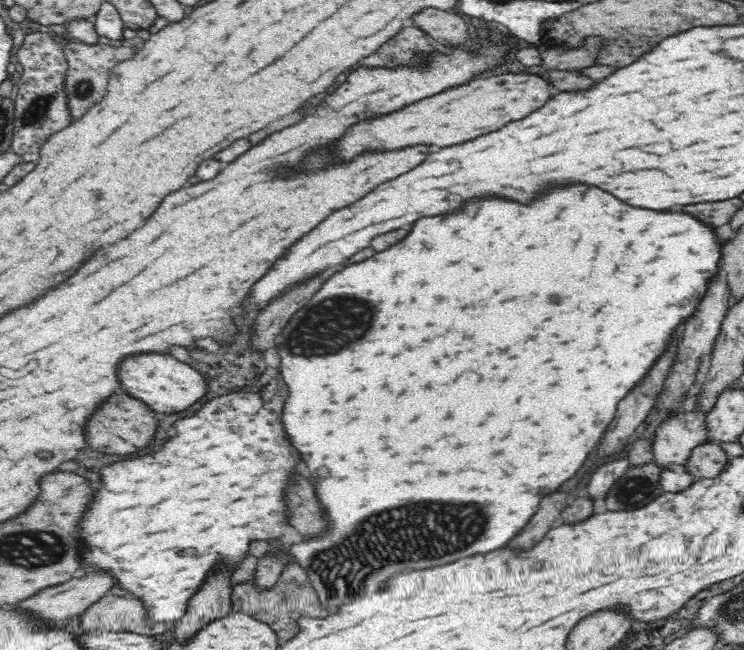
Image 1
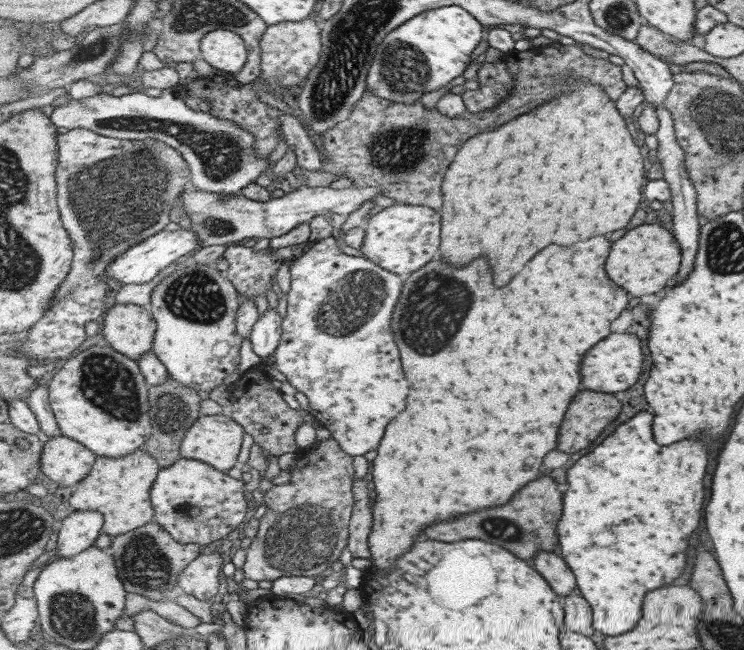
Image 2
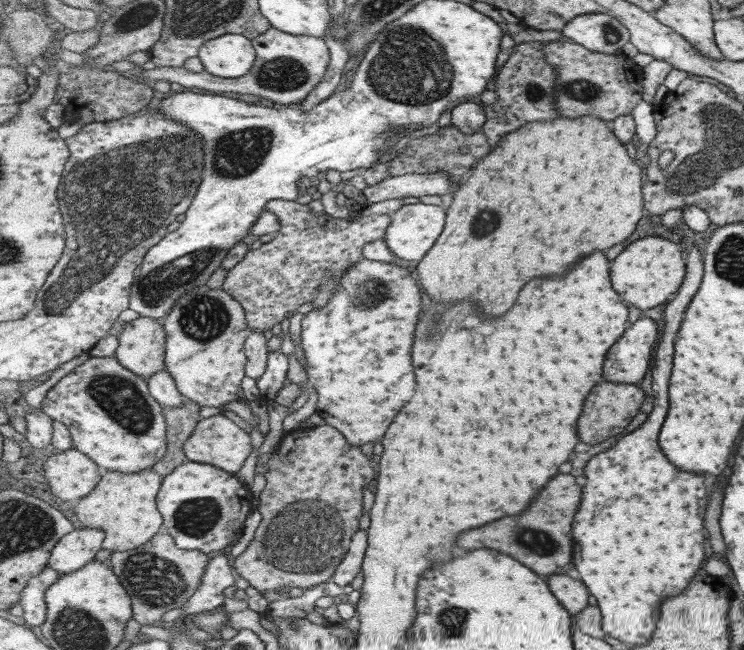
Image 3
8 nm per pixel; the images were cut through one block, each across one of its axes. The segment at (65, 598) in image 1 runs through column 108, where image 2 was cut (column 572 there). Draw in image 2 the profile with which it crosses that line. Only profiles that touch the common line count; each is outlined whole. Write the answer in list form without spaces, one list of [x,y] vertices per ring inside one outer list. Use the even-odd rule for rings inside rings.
[[[539,552],[539,556],[531,564],[535,564],[535,568],[539,568],[539,572],[546,577],[554,588],[554,592],[563,598],[571,595],[571,592],[577,588],[575,574],[571,572],[571,568],[565,564],[565,560],[559,554]]]

